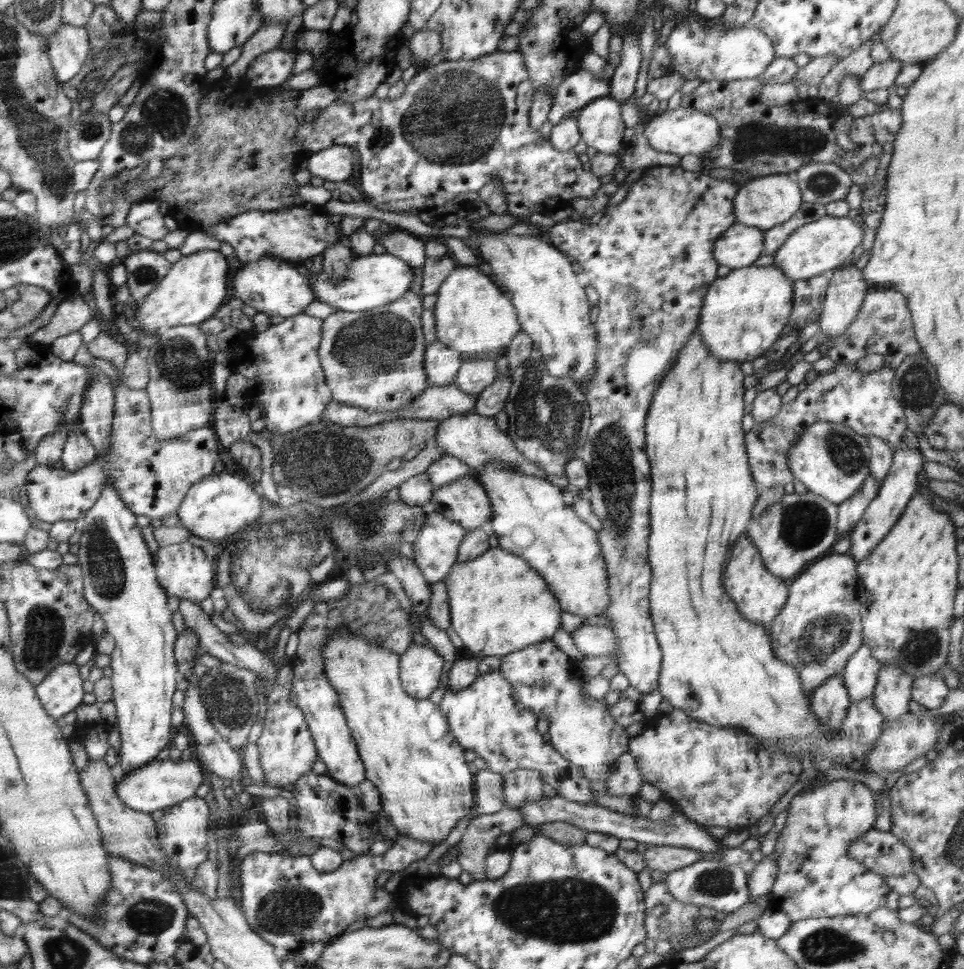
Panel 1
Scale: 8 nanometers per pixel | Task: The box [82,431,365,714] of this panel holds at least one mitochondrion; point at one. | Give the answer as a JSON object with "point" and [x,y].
{"point":[266,568]}

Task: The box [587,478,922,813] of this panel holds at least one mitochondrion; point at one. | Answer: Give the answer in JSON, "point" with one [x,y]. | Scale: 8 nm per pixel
{"point":[823,638]}

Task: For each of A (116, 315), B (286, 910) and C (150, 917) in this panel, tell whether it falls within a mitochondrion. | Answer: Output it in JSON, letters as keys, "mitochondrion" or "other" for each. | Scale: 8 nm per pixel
{"A":"other","B":"mitochondrion","C":"mitochondrion"}

